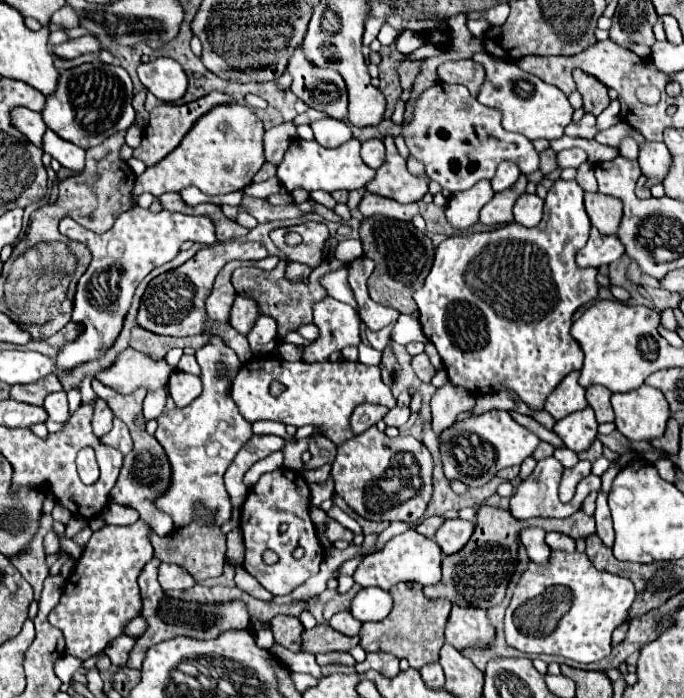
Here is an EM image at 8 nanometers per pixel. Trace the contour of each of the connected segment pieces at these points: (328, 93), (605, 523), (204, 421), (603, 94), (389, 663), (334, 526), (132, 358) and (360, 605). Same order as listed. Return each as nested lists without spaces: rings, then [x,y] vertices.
[[[302,47],[290,59],[286,69],[292,75],[292,91],[308,107],[326,113],[332,119],[348,117],[348,95],[344,79],[330,67],[314,67],[306,61]]]
[[[604,491],[598,493],[594,519],[596,519],[596,535],[602,539],[602,543],[604,543],[606,547],[612,547],[612,543],[614,543],[614,529],[612,529],[610,507],[608,507],[608,503],[606,503],[606,493],[604,493]]]
[[[210,335],[210,345],[198,349],[194,357],[200,365],[200,379],[204,385],[200,397],[182,409],[164,411],[156,419],[156,439],[166,449],[172,465],[170,489],[156,501],[156,505],[174,519],[176,527],[184,527],[192,521],[192,509],[196,503],[202,503],[214,511],[216,525],[222,525],[230,519],[232,505],[224,487],[224,473],[236,453],[254,435],[252,425],[242,417],[230,397],[232,379],[242,367],[236,353],[226,347],[218,337]]]
[[[576,71],[576,85],[578,85],[578,93],[582,95],[582,101],[584,101],[584,113],[592,113],[594,117],[598,117],[608,105],[610,105],[610,99],[608,99],[608,89],[596,81],[594,77],[582,73],[582,71]]]
[[[368,653],[364,663],[356,665],[356,671],[366,673],[370,669],[376,669],[386,677],[394,677],[400,671],[398,669],[398,657],[392,653]]]
[[[328,521],[326,524],[326,537],[328,537],[328,539],[344,539],[344,541],[352,543],[354,533],[352,533],[350,529],[342,527],[342,525],[336,523],[336,521]]]
[[[126,349],[110,369],[98,373],[98,381],[118,393],[132,393],[132,389],[138,387],[156,391],[168,383],[174,371],[164,358],[154,363],[148,355]]]
[[[380,587],[360,589],[350,603],[350,613],[362,623],[382,621],[388,617],[390,609],[392,609],[392,597],[388,591]]]

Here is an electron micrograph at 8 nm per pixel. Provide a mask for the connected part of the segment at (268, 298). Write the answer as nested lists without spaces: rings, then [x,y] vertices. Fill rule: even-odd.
[[[326,259],[322,263],[322,267],[316,267],[312,271],[312,281],[310,283],[294,283],[286,279],[286,261],[280,261],[280,265],[274,271],[264,271],[264,269],[256,269],[256,267],[240,267],[234,271],[232,275],[232,285],[238,293],[250,295],[252,299],[256,299],[258,303],[258,311],[260,315],[268,315],[276,319],[278,325],[278,339],[282,341],[288,333],[298,331],[298,327],[312,323],[312,303],[324,299],[328,293],[326,289],[320,285],[320,277],[332,269],[342,267],[342,263],[338,259]]]

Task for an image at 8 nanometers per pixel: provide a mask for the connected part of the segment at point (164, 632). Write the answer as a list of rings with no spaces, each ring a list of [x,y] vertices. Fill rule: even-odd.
[[[152,559],[150,563],[144,565],[138,585],[140,585],[140,595],[142,595],[142,611],[140,617],[148,623],[148,629],[136,637],[136,643],[128,655],[126,667],[130,669],[140,669],[142,659],[146,655],[146,649],[150,645],[160,643],[160,639],[174,639],[174,637],[194,637],[194,639],[216,639],[216,635],[222,635],[224,631],[230,629],[248,629],[250,627],[250,613],[246,609],[246,603],[242,601],[228,601],[228,603],[192,603],[192,601],[180,601],[168,597],[160,583],[158,583],[158,559]]]

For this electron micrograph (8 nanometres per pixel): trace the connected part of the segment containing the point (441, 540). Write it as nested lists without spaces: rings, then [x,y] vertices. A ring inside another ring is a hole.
[[[448,519],[436,531],[434,541],[438,543],[438,547],[442,549],[444,555],[452,555],[452,553],[460,551],[468,543],[472,531],[474,531],[474,523],[472,521]]]

